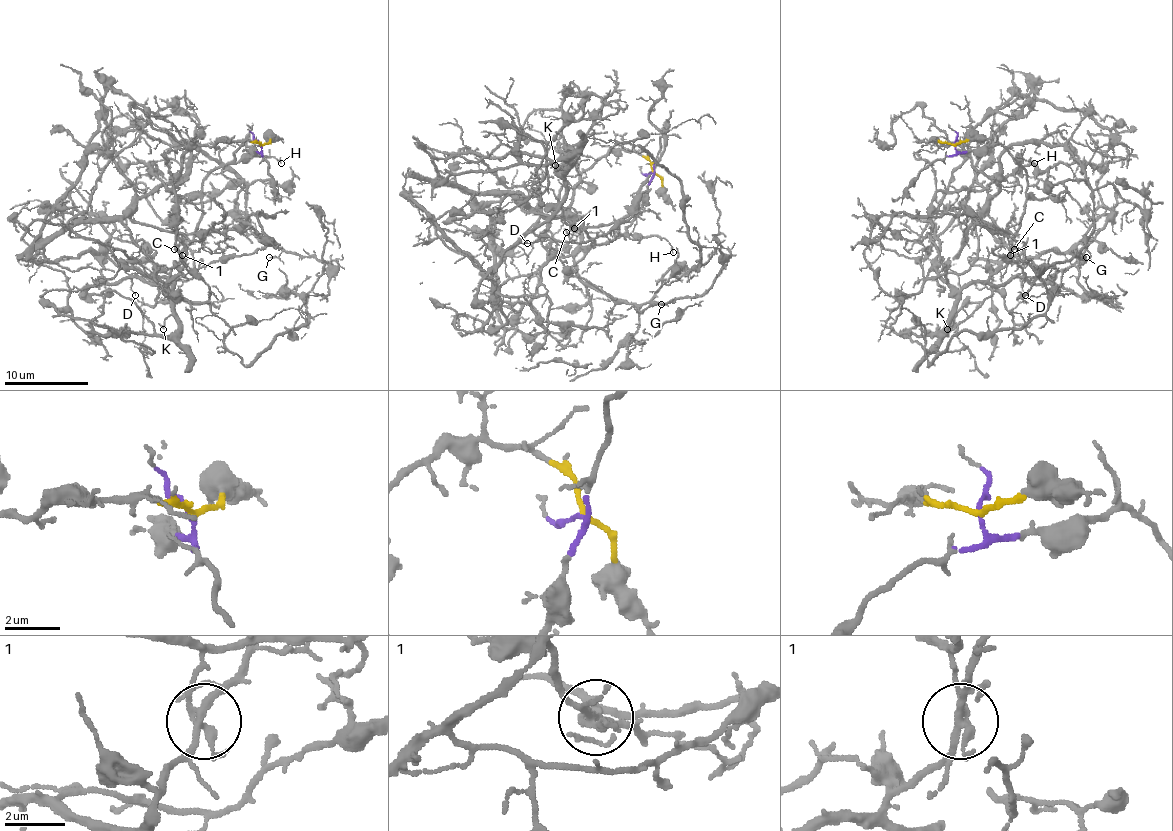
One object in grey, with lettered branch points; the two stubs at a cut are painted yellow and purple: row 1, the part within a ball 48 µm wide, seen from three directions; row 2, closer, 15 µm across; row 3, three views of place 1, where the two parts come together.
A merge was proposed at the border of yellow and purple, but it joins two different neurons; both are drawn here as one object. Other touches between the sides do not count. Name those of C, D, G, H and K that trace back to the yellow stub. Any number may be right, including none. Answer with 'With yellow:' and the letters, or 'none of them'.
With yellow: G

